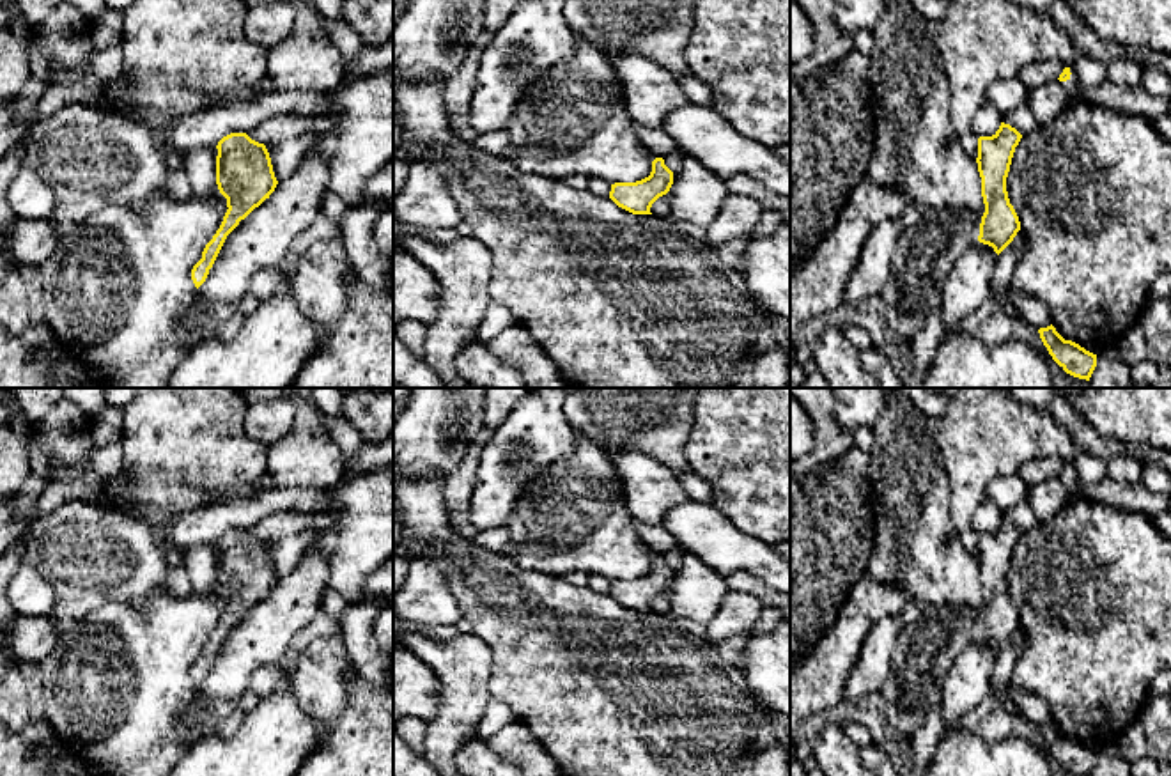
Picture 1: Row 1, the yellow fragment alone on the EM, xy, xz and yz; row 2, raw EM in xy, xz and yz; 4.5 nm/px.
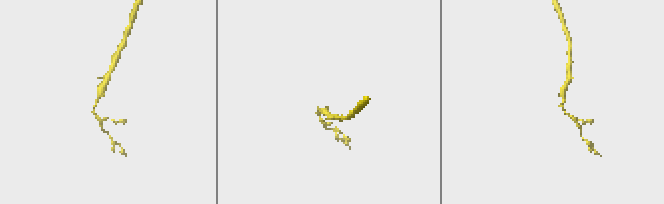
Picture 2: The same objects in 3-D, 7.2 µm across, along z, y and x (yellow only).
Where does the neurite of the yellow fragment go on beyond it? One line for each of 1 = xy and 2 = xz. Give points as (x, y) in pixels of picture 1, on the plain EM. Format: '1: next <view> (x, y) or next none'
1: next none
2: next none

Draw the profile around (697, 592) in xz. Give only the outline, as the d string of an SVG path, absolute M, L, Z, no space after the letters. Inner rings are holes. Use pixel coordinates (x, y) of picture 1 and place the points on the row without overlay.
M684 553L668 588L670 613L707 625L719 613L728 590L725 578L696 555Z

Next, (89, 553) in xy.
M71 500L35 517L23 544L21 565L35 569L53 590L50 615L64 634L106 602L145 608L156 592L168 592L165 537L143 519L99 503Z

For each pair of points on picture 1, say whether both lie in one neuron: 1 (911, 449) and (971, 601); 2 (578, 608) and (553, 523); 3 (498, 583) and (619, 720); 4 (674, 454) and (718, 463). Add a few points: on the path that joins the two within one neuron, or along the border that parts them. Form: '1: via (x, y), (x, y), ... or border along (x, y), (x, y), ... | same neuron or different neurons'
1: via (911, 486), (915, 541), (934, 564) | same neuron
2: border along (519, 566), (560, 576) | different neurons
3: via (525, 617), (594, 686) | same neuron
4: border along (695, 415), (691, 436), (684, 447), (688, 468) | different neurons

